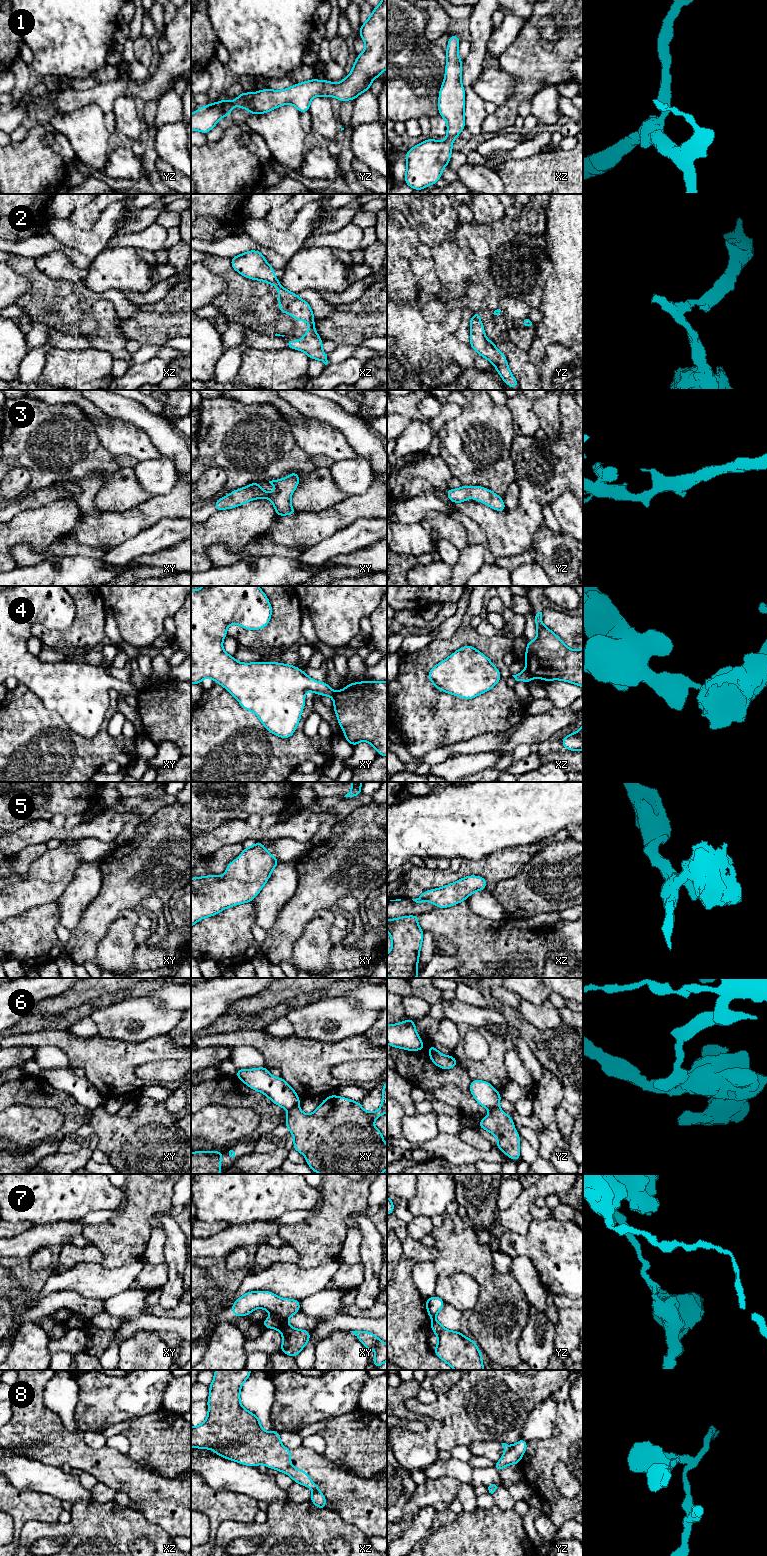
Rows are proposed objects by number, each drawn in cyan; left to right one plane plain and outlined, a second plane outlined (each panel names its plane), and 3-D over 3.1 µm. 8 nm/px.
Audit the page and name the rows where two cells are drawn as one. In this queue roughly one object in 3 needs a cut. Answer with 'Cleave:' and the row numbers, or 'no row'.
Cleave: 2, 4, 6, 7, 8

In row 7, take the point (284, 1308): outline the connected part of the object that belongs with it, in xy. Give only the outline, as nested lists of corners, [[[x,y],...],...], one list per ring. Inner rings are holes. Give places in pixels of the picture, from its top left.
[[[250,1291],[237,1299],[231,1308],[235,1317],[249,1316],[254,1309],[262,1308],[276,1317],[288,1319],[300,1311],[300,1301],[284,1299],[270,1291]]]

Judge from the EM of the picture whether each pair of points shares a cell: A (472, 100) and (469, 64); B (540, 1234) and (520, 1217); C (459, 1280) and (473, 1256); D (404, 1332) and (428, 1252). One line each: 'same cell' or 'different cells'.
A: same cell
B: different cells
C: different cells
D: same cell

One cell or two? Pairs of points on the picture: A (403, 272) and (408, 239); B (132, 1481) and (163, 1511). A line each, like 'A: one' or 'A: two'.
A: one
B: one

